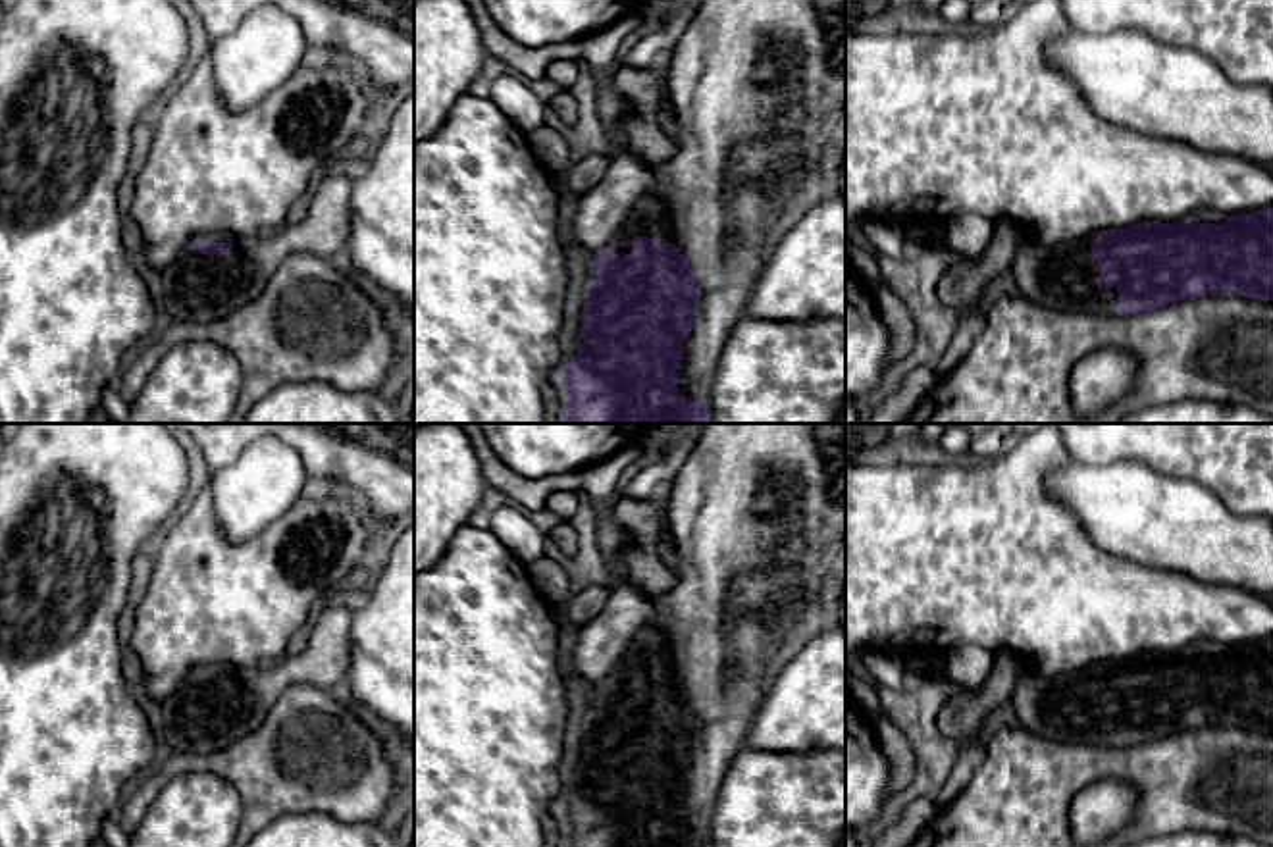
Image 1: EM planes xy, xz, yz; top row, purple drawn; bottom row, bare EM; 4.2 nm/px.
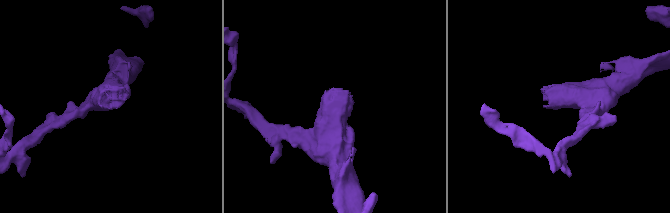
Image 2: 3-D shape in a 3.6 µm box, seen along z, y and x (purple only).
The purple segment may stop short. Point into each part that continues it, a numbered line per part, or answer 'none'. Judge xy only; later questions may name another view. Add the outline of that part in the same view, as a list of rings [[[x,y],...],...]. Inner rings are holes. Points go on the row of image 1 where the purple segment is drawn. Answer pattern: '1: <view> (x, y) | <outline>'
1: xy (197, 287) | [[[324,173],[306,218],[297,225],[256,235],[200,235],[210,243],[231,243],[229,254],[208,256],[185,250],[164,270],[164,306],[173,321],[214,321],[252,302],[279,264],[297,252],[331,260],[351,235],[352,181]]]

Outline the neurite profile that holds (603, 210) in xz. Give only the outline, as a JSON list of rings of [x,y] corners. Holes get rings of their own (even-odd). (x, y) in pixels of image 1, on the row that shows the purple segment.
[[[630,150],[609,156],[599,181],[578,200],[574,239],[595,254],[628,223],[637,200],[655,189],[649,162]]]

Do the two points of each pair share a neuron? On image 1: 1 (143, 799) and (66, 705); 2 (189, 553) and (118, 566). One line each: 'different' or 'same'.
1: different
2: different

